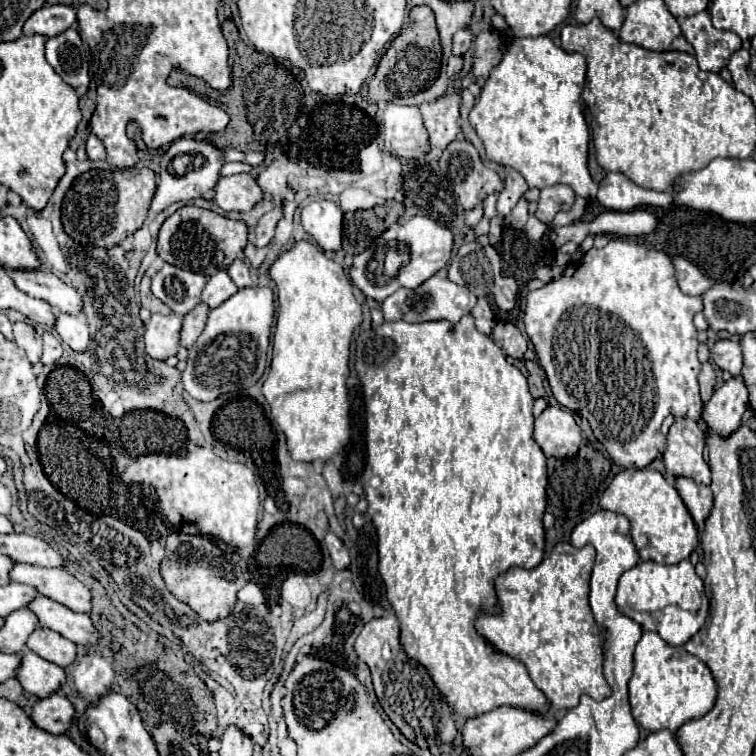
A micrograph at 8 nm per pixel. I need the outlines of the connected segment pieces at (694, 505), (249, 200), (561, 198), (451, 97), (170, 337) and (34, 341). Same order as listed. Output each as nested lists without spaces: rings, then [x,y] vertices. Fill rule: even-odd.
[[[675,478],[675,488],[679,492],[679,496],[683,498],[685,506],[689,508],[697,528],[701,530],[703,528],[703,522],[713,506],[713,494],[711,494],[711,488],[705,486],[705,484],[697,484],[693,478]]]
[[[251,174],[219,178],[211,198],[223,212],[247,212],[261,200],[261,188]]]
[[[559,184],[547,186],[547,188],[541,190],[535,218],[549,226],[553,222],[555,214],[561,212],[561,206],[573,204],[573,200],[575,200],[575,192],[569,186],[559,186]]]
[[[461,90],[449,92],[435,102],[425,102],[419,106],[423,114],[423,124],[429,134],[433,148],[447,148],[457,140],[459,128],[459,110],[461,110]]]
[[[151,314],[151,320],[145,324],[145,352],[149,358],[167,360],[177,354],[181,320],[183,316],[179,314]]]
[[[15,322],[13,332],[15,332],[17,346],[21,346],[27,352],[27,358],[31,360],[31,364],[37,364],[41,360],[41,350],[43,350],[41,336],[37,336],[33,326],[29,326],[25,322]]]

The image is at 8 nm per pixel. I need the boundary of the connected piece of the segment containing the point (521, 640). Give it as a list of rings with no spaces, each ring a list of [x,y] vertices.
[[[559,542],[543,558],[543,562],[531,570],[525,568],[509,568],[495,582],[497,594],[497,612],[483,612],[475,620],[477,632],[493,646],[495,652],[505,654],[509,658],[525,664],[533,684],[547,696],[551,710],[565,712],[579,704],[583,694],[603,700],[611,694],[609,684],[603,676],[603,652],[601,652],[601,632],[593,620],[589,608],[589,578],[595,564],[595,548],[583,546],[575,548],[569,542]]]

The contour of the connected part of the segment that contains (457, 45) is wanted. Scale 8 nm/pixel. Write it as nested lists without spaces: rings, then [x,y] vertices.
[[[461,28],[455,36],[453,36],[453,56],[465,56],[467,50],[471,48],[471,32],[467,28]]]

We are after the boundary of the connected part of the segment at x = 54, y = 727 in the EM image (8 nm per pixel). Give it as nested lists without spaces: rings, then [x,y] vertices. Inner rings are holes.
[[[59,692],[47,698],[39,698],[33,704],[31,712],[31,720],[35,722],[35,726],[51,734],[63,734],[71,724],[71,716],[73,716],[73,704]]]

